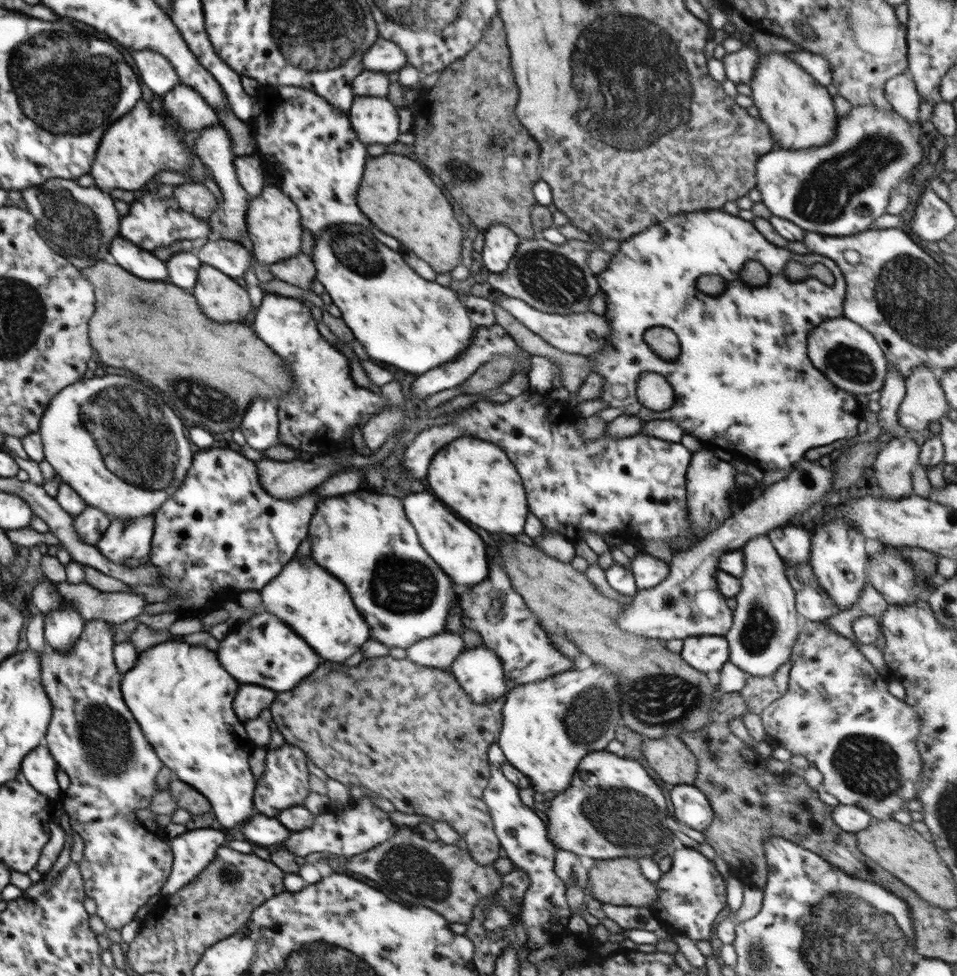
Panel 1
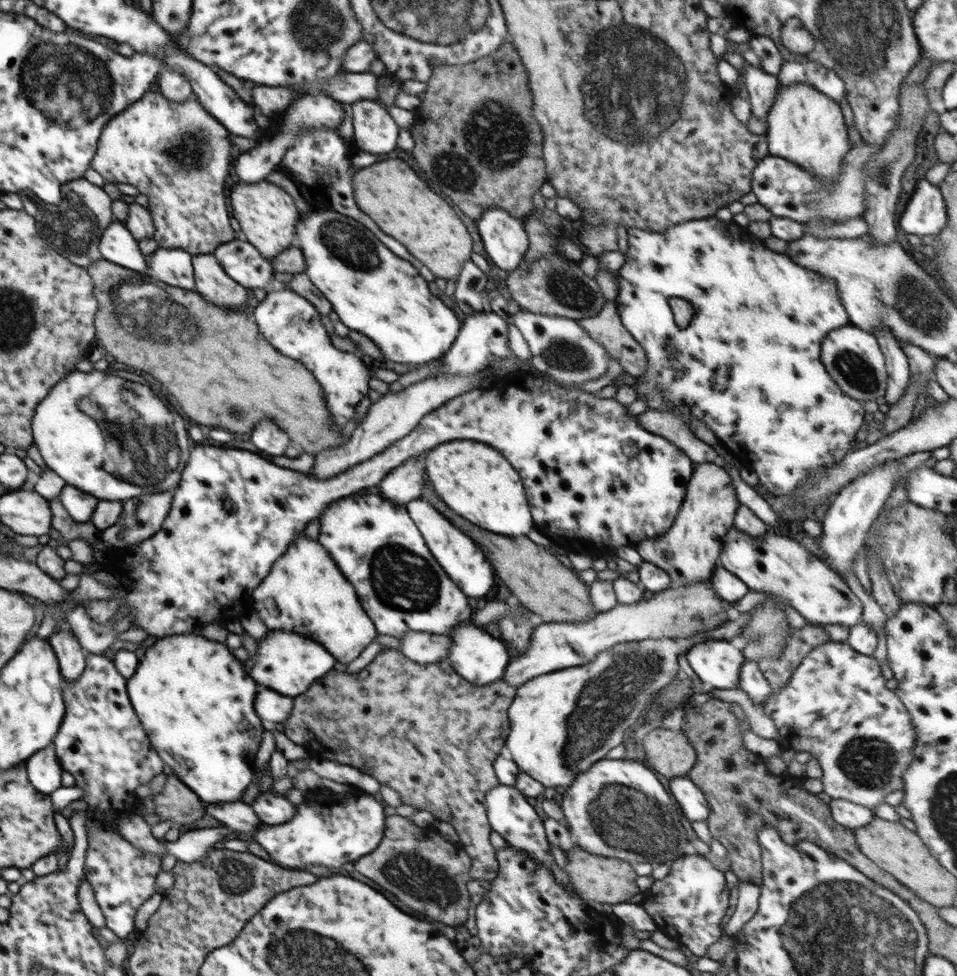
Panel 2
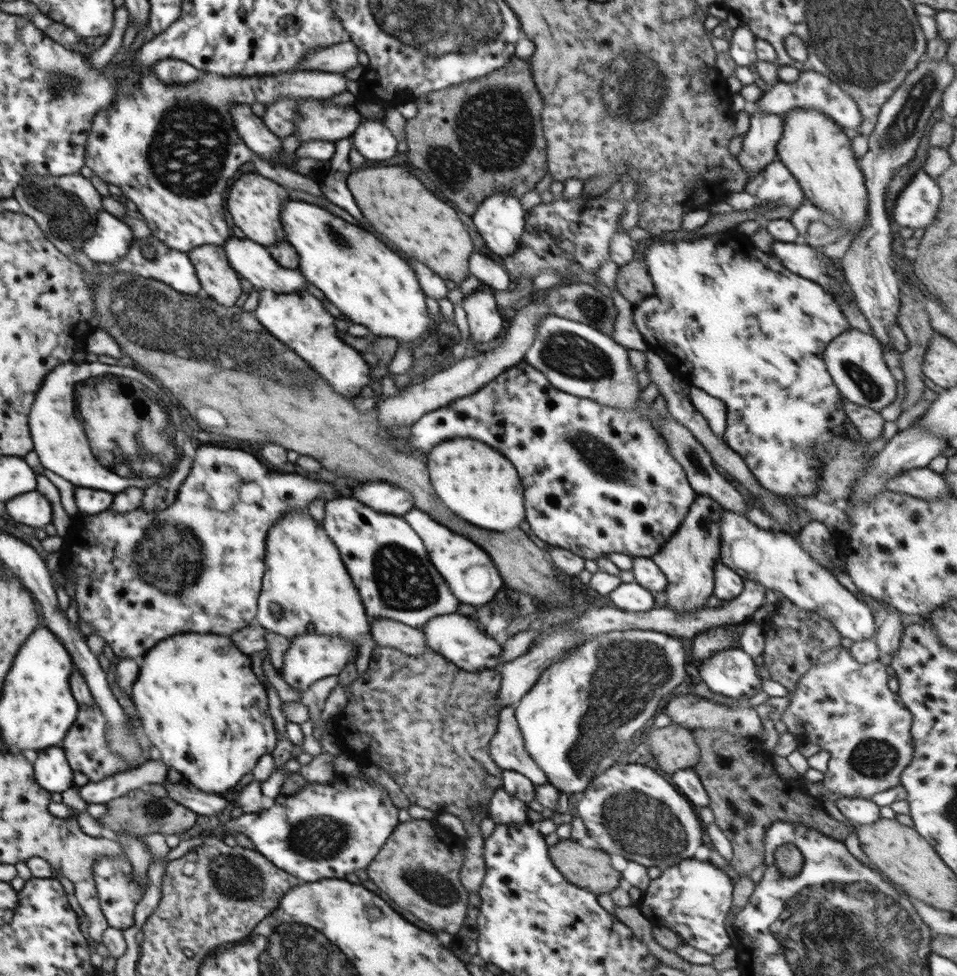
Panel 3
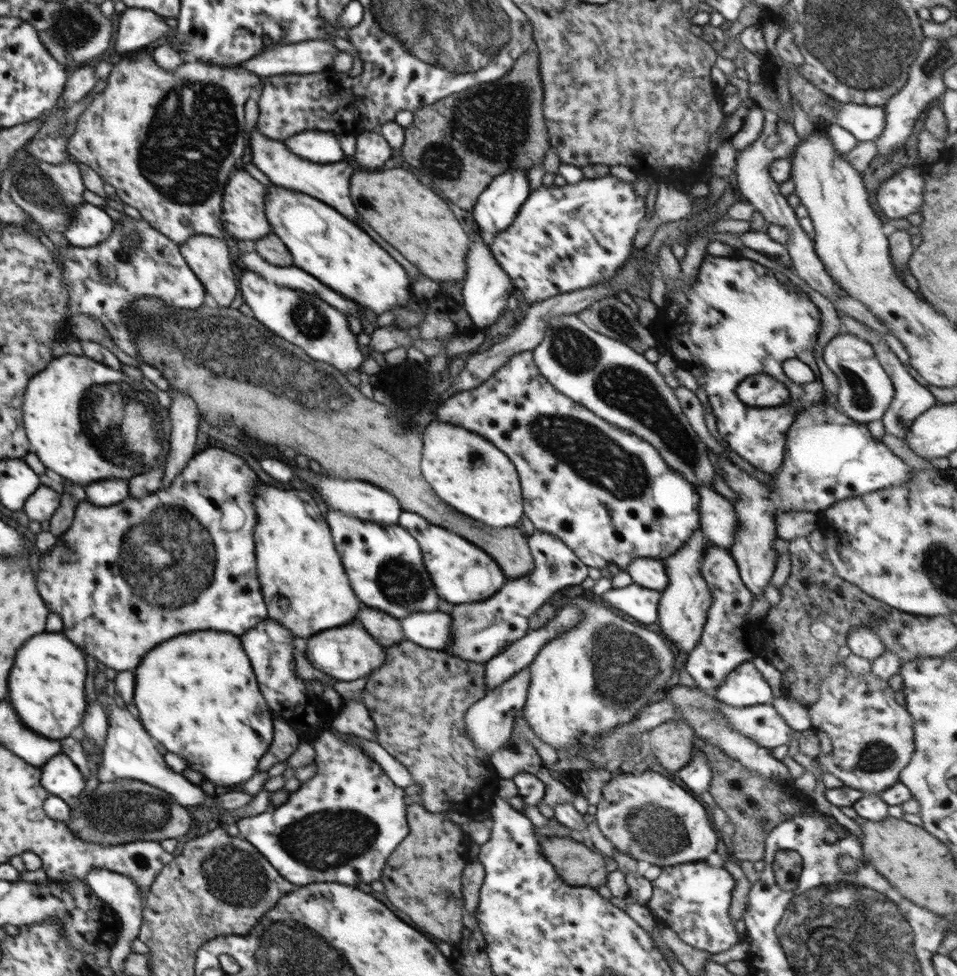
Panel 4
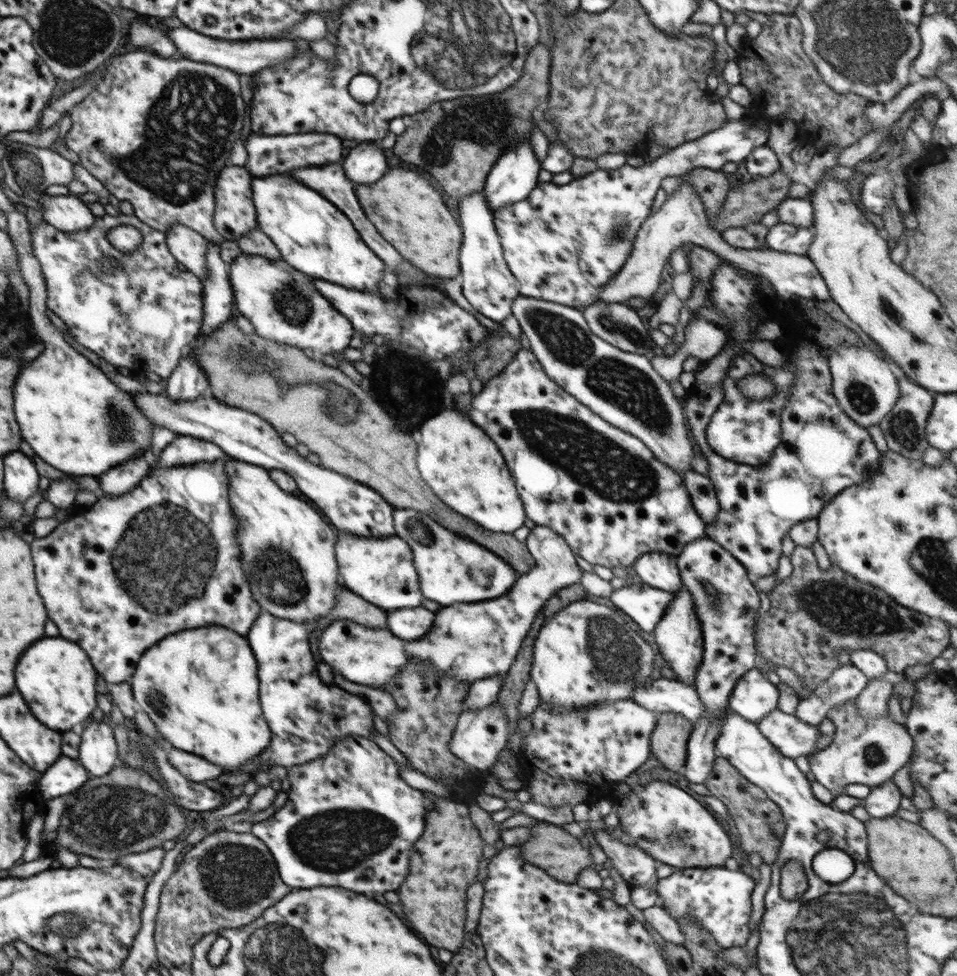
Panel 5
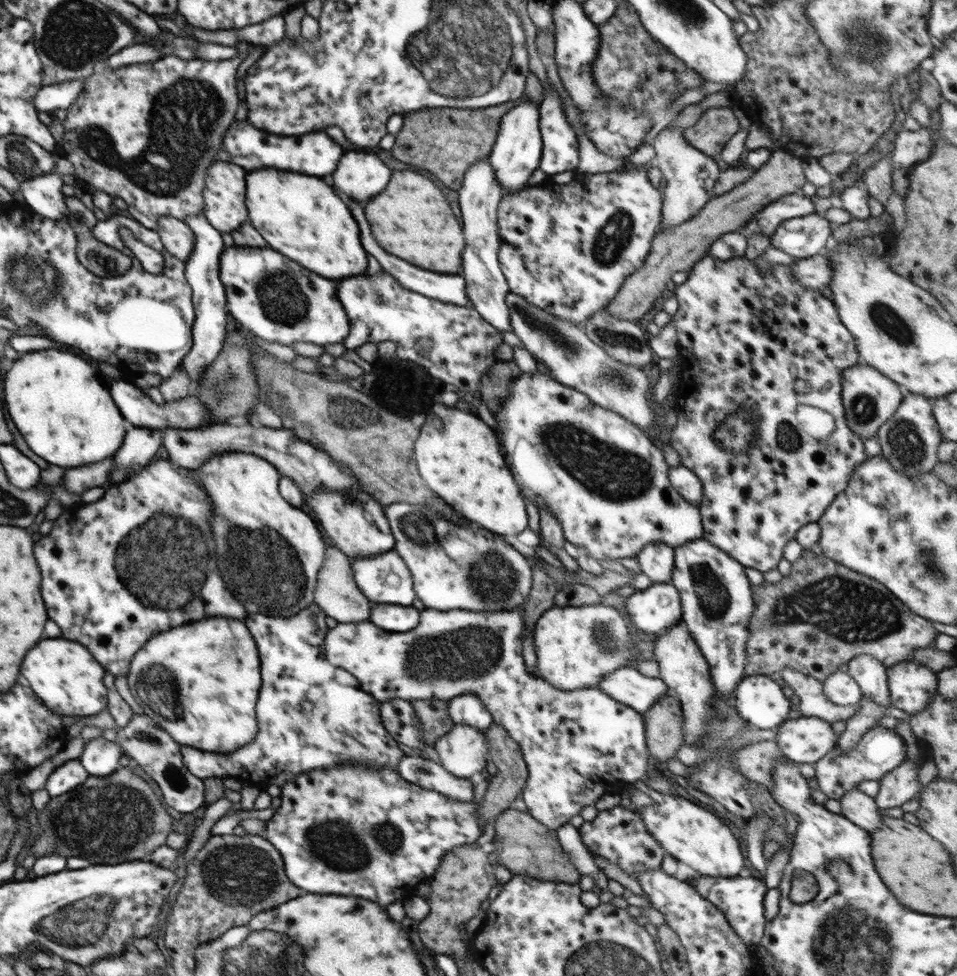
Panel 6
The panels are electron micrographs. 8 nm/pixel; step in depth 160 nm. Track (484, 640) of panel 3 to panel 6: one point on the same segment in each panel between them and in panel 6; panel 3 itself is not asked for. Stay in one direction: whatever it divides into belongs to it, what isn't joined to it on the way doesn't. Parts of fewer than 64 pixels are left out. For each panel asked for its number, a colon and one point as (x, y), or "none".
4: (432, 630)
5: (409, 624)
6: (395, 618)

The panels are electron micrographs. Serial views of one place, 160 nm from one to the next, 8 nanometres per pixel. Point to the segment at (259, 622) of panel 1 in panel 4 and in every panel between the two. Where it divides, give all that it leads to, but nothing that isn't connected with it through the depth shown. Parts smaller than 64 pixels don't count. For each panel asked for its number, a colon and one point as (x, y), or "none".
2: (286, 662)
3: (312, 657)
4: (349, 652)

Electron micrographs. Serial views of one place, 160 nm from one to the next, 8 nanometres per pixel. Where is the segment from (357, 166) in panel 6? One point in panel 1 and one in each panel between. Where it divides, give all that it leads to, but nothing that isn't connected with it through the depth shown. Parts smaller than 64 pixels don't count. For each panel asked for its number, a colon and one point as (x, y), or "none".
1: (375, 119)
2: (374, 130)
3: (374, 141)
4: (372, 150)
5: (366, 164)

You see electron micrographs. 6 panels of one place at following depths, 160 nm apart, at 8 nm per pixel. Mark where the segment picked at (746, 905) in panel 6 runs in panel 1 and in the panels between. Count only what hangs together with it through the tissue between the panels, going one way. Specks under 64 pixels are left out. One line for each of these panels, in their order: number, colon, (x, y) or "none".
1: (691, 895)
2: (688, 905)
3: (691, 898)
4: (693, 900)
5: (719, 899)

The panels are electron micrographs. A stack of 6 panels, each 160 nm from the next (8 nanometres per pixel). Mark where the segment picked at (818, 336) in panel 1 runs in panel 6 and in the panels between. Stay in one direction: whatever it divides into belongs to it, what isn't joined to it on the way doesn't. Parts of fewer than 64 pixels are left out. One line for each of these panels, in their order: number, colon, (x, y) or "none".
2: (852, 357)
3: (855, 361)
4: (865, 392)
5: (866, 389)
6: (870, 399)

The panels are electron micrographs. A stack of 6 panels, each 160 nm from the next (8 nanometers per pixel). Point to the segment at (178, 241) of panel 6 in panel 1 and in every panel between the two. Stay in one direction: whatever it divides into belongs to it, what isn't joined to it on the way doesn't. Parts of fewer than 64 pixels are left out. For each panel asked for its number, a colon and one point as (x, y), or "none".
1: (221, 298)
2: (212, 283)
3: (219, 282)
4: (207, 256)
5: (189, 247)

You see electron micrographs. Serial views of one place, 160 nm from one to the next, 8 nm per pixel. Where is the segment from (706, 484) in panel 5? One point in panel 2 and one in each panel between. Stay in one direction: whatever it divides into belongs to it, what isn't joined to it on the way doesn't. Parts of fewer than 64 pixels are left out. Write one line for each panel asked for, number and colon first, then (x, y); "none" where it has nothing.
2: (777, 563)
3: (775, 559)
4: (718, 521)

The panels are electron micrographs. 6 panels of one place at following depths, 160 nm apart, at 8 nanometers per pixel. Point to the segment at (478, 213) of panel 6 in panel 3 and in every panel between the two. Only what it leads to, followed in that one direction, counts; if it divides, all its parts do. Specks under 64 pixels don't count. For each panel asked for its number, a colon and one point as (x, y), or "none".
3: (485, 322)
4: (487, 288)
5: (488, 285)

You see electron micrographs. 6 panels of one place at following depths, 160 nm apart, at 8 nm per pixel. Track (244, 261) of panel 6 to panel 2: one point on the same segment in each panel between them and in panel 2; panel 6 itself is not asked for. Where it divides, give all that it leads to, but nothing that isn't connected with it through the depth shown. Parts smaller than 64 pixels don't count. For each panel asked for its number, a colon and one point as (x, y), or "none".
2: (290, 323)
3: (298, 319)
4: (304, 320)
5: (284, 307)

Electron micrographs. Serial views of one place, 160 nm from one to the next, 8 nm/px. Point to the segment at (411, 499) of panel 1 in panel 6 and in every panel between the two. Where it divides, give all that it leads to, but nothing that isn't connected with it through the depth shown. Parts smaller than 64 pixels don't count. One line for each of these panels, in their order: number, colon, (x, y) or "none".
2: (463, 561)
3: (473, 579)
4: (461, 572)
5: (448, 573)
6: (441, 555)

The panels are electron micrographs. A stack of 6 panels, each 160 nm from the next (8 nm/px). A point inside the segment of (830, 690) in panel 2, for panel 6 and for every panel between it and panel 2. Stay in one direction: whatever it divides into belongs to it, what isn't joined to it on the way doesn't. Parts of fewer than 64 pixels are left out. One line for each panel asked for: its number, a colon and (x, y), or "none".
3: (845, 707)
4: (872, 735)
5: (868, 751)
6: (880, 750)

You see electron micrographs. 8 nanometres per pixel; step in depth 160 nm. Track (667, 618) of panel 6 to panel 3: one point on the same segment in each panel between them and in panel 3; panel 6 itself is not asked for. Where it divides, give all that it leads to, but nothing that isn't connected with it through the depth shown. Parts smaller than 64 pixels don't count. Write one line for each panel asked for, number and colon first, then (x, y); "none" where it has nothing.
3: (632, 597)
4: (641, 603)
5: (645, 605)

